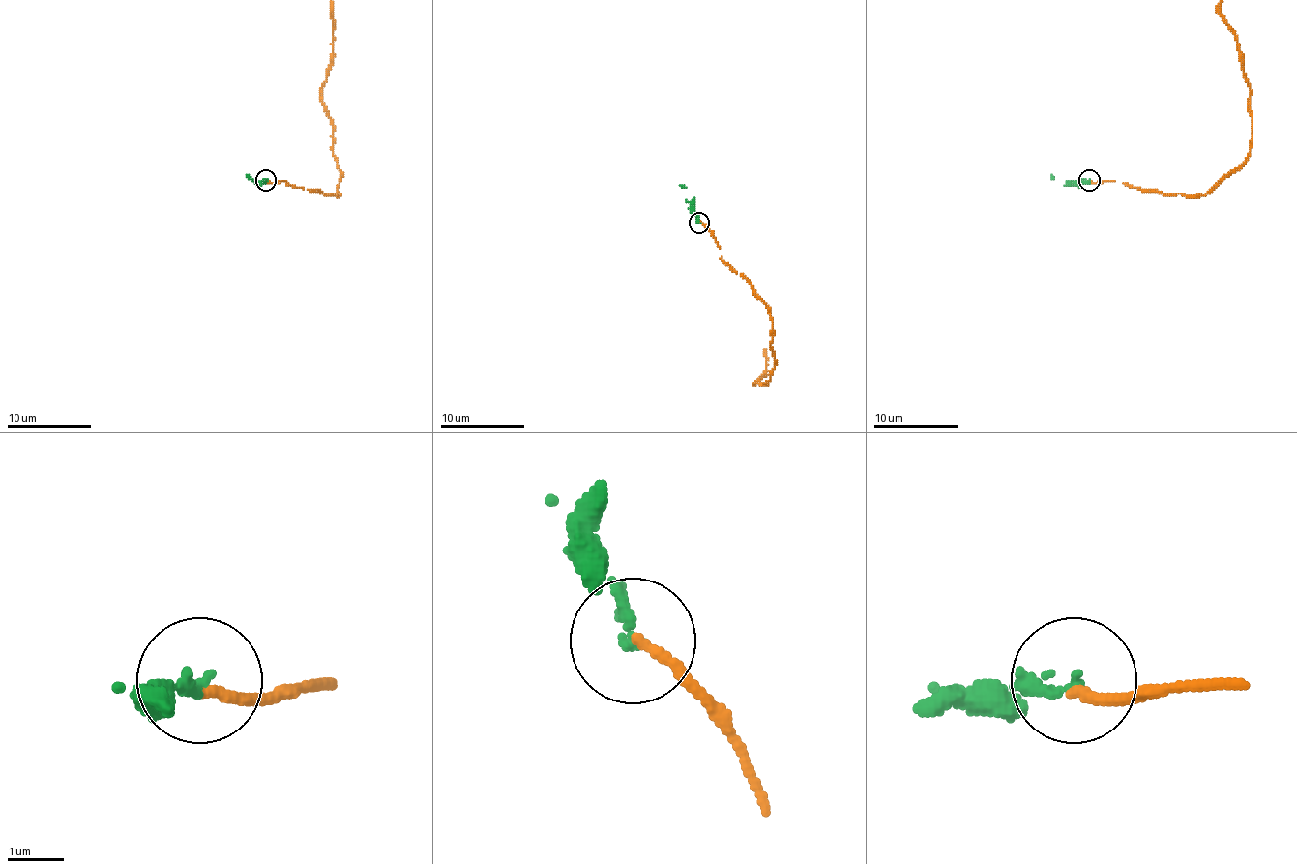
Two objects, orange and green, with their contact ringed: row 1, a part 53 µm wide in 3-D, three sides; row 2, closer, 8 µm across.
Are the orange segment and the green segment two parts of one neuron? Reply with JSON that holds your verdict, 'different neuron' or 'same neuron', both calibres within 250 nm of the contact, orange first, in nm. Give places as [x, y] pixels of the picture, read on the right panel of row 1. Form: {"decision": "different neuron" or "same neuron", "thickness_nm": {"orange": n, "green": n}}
{"decision": "same neuron", "thickness_nm": {"orange": 170, "green": 170}}

